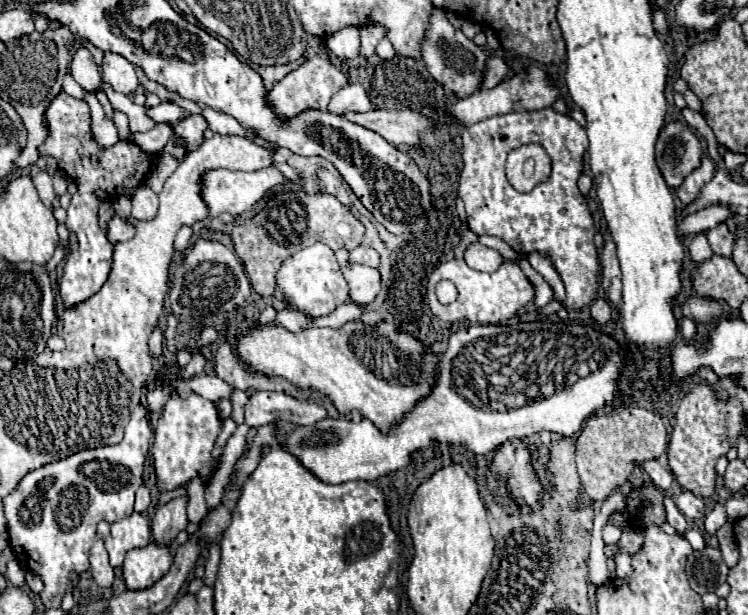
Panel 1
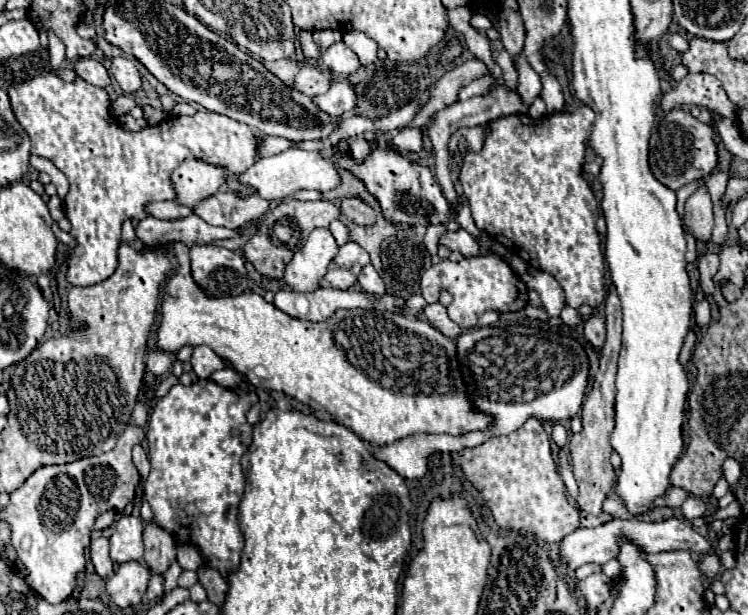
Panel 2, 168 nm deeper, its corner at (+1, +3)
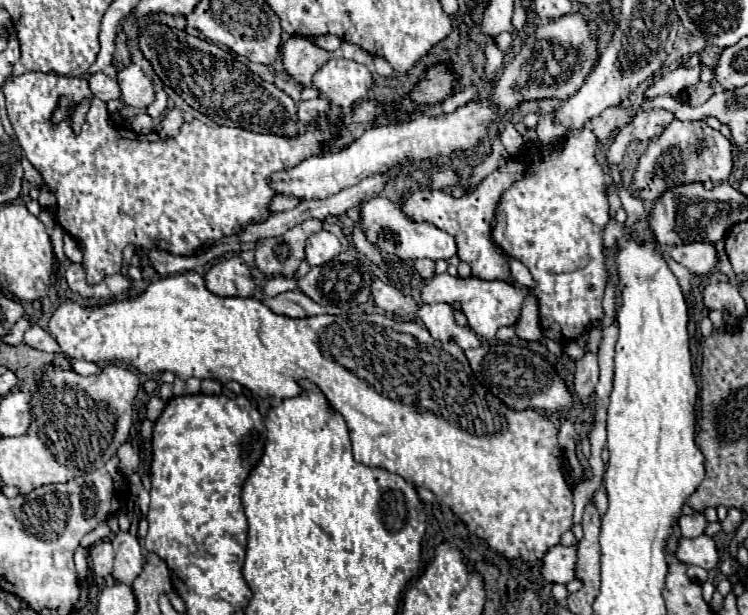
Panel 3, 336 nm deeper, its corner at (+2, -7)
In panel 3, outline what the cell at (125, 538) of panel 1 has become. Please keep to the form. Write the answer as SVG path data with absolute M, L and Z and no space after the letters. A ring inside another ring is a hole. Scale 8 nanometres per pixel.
M116 533L116 537L112 539L112 545L116 551L112 577L118 583L130 585L140 575L142 565L144 565L144 559L140 553L140 543L132 533Z

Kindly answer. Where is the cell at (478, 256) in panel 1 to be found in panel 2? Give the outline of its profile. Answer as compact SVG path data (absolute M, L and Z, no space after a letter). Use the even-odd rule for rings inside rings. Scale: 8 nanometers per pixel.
M459 229L455 233L445 233L441 237L441 245L447 245L451 251L459 251L463 257L479 257L481 245L475 237L471 237L465 229Z

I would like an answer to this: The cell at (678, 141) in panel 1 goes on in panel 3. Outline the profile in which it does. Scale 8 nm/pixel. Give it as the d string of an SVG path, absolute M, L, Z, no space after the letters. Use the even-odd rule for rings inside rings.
M674 119L658 139L650 141L646 153L638 161L638 167L628 189L634 197L642 199L646 205L652 205L672 185L690 181L704 183L708 179L714 183L722 183L728 179L732 165L732 143L720 131L708 127L704 121Z

